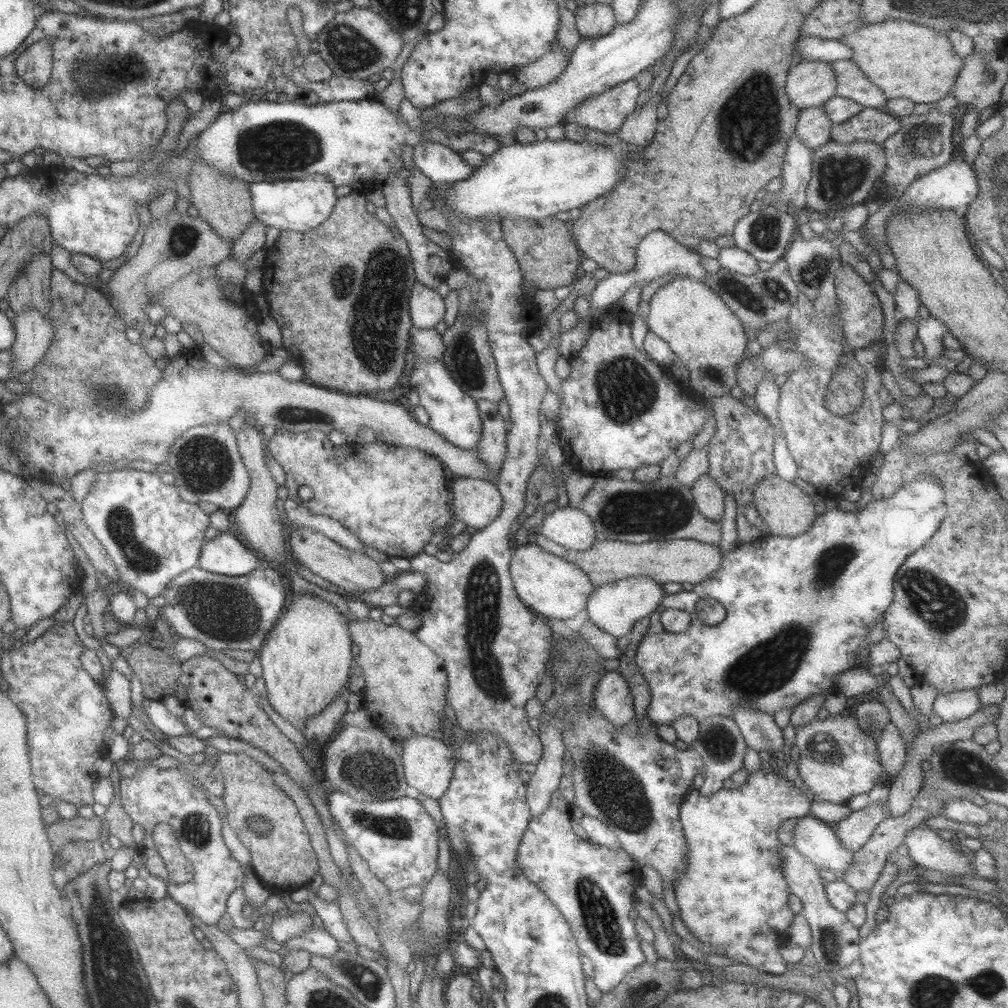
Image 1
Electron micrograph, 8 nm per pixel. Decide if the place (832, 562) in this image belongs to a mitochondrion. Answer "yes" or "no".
yes

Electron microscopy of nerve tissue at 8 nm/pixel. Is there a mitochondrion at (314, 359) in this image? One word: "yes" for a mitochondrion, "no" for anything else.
no

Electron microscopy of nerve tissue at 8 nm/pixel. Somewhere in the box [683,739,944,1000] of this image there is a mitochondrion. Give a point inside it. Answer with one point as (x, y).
(831, 943)

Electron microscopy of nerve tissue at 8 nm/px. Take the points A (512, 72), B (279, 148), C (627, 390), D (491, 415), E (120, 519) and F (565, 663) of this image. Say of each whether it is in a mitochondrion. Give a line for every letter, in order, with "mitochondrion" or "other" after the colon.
A: other
B: mitochondrion
C: mitochondrion
D: other
E: mitochondrion
F: mitochondrion

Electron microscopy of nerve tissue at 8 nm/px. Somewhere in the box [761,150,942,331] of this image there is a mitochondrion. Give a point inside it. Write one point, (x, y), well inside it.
(839, 177)

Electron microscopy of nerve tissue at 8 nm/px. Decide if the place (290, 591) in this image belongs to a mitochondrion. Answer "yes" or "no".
no

